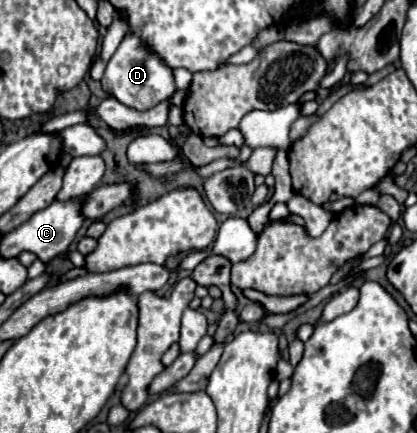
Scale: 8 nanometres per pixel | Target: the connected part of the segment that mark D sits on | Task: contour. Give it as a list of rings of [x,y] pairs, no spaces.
[[[126,33],[120,47],[108,61],[100,83],[108,95],[138,111],[152,109],[154,105],[158,105],[162,99],[168,99],[176,91],[172,67],[168,67],[166,61],[156,51],[152,51],[138,33]]]

